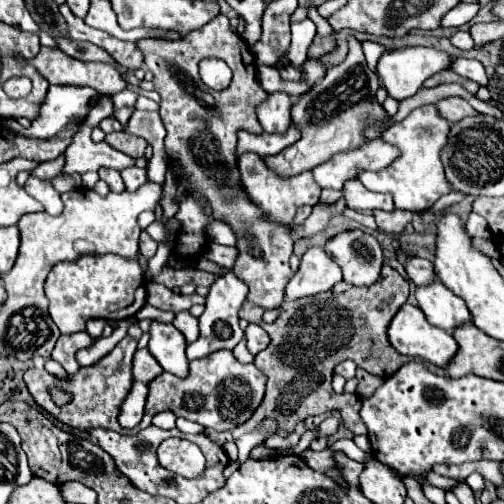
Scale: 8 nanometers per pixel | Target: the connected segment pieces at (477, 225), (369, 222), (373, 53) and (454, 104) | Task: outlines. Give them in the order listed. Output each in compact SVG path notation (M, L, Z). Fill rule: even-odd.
M471 212L466 221L466 230L471 237L490 239L492 233L486 220L480 215Z
M348 207L343 210L343 215L372 230L377 230L378 228L373 215L364 215Z
M366 41L362 43L362 49L364 49L364 55L366 55L366 61L368 61L368 67L376 73L376 65L378 65L378 59L380 55L386 51L382 45L378 43L372 43L372 41Z
M446 97L446 99L436 103L436 109L438 109L438 115L442 115L450 123L456 123L456 121L468 117L468 115L478 115L470 107L470 103L466 99L462 99L462 97Z

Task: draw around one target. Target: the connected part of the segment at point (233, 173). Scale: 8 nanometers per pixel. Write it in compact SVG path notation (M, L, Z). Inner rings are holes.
M218 15L212 23L208 23L208 27L192 31L192 35L186 35L180 41L140 39L138 47L144 51L144 63L152 71L152 83L160 95L160 117L168 131L168 159L180 163L182 177L188 179L188 195L204 199L210 207L210 215L222 223L228 223L234 231L238 259L232 271L248 285L248 301L264 309L280 307L284 287L294 275L288 265L292 255L292 227L270 221L268 215L264 215L264 211L248 199L244 187L240 187L242 183L236 157L238 131L248 131L252 135L264 133L256 119L256 105L268 97L268 93L258 85L256 63L248 45L230 31L228 17ZM204 57L218 57L228 63L234 73L228 89L214 91L202 83L198 63ZM206 95L212 99L212 105L206 103Z

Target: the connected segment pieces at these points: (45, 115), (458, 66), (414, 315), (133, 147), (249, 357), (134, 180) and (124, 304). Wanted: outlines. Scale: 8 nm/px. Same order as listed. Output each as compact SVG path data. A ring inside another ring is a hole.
M52 85L40 103L38 117L32 119L29 128L22 127L15 119L5 119L3 124L15 133L48 139L60 133L70 121L76 117L86 117L92 109L94 97L98 97L96 89L90 87L56 87Z
M454 59L450 69L452 69L454 73L466 77L466 79L476 81L480 87L486 87L486 85L488 85L488 77L486 77L484 65L482 65L480 61L474 61L474 59Z
M404 303L398 313L392 317L390 325L388 325L388 341L390 345L400 353L400 355L408 355L408 357L416 357L416 359L424 359L424 361L430 361L432 365L438 365L438 367L446 367L448 361L456 355L458 351L458 343L454 341L454 337L434 325L430 325L426 321L426 315L410 305L410 303Z
M120 131L120 133L110 133L106 135L106 139L110 147L122 151L124 155L132 157L132 159L140 159L144 157L144 151L146 151L146 141L142 137L136 137L132 133L126 133L126 131Z
M244 339L234 347L234 357L236 357L240 363L252 363L252 361L254 361L254 355L246 349L246 341L244 341Z
M126 167L120 171L122 179L126 183L126 191L136 191L140 185L146 183L146 171L138 167Z
M114 253L84 255L76 261L56 263L44 289L50 301L50 317L60 333L84 331L88 319L130 319L146 305L146 281L138 259L126 259Z

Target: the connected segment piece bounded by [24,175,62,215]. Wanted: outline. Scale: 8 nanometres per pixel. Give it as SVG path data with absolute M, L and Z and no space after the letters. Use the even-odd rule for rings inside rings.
M30 177L24 185L24 189L44 205L46 213L50 215L60 215L62 213L62 201L60 201L60 193L52 187L50 181L40 179L40 177Z

